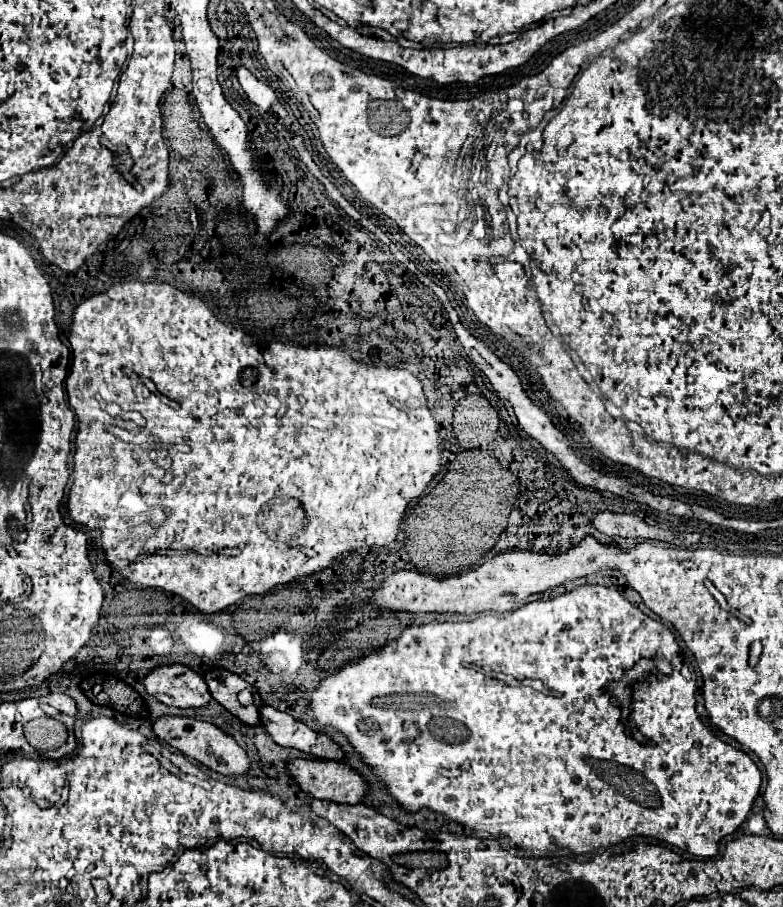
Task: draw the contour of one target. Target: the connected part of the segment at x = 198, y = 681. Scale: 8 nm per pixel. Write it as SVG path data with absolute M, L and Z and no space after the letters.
M184 664L154 668L146 676L144 686L148 694L168 706L200 708L212 700L204 676Z

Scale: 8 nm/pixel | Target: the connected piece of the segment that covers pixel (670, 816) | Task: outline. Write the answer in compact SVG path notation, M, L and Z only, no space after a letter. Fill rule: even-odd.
M582 586L582 588L576 588L572 592L558 596L554 600L548 600L548 602L536 600L536 602L524 604L522 608L508 612L504 616L497 617L494 614L486 614L482 618L476 618L469 622L432 622L426 626L416 626L416 628L404 630L398 640L390 642L380 652L366 656L358 664L346 664L338 674L322 678L320 686L310 694L310 708L312 708L312 714L314 714L318 724L334 726L336 730L340 730L342 734L348 736L348 742L362 754L364 762L370 764L378 772L378 776L386 782L388 792L404 808L408 808L412 812L426 806L430 810L442 812L450 820L464 824L466 828L486 830L490 834L508 836L514 846L528 848L528 850L534 850L534 848L556 850L562 846L562 848L568 848L576 854L582 854L582 852L588 852L588 850L598 848L598 846L618 844L620 840L626 840L630 836L650 836L650 838L658 838L666 844L672 844L676 848L688 850L694 856L706 858L706 856L714 856L718 852L718 842L724 836L732 834L746 820L746 816L754 804L754 798L760 790L762 774L746 752L720 740L696 714L696 708L694 708L694 704L696 704L694 702L696 676L692 682L680 674L682 666L680 660L682 658L677 653L677 650L680 650L677 644L674 632L670 628L666 628L662 622L646 616L642 610L632 606L620 592L616 592L612 588L604 588L604 586ZM552 644L564 644L564 682L560 682L560 686L552 686L552 684L556 684L552 680L558 680L558 676L552 674ZM642 656L648 656L648 658L658 656L672 660L672 673L669 676L665 674L660 674L658 678L649 676L646 680L636 682L632 689L632 704L629 707L628 724L630 724L630 728L640 732L644 738L648 738L652 742L652 748L638 744L624 730L624 726L616 726L618 714L614 712L614 708L618 708L618 702L614 698L610 698L610 694L606 692L606 684L620 678L624 670L629 669L632 664L636 664ZM524 678L542 680L550 692L544 694L544 692L538 692L530 686L518 686L517 683L524 682Z

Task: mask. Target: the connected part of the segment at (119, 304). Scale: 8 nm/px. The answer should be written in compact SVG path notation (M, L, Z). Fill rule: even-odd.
M126 280L122 284L112 286L110 290L102 292L102 294L90 296L74 312L68 342L72 348L72 366L70 366L70 374L65 380L65 390L70 408L74 410L76 418L78 418L78 436L76 436L76 454L74 454L74 484L72 484L70 496L68 496L68 512L74 522L84 524L86 528L92 530L94 548L96 550L106 548L104 554L110 564L112 564L112 558L130 562L128 566L122 562L122 568L118 568L118 572L122 576L126 576L128 580L138 582L142 586L154 586L154 588L162 588L166 592L178 594L178 596L186 598L188 602L192 602L200 612L208 612L208 614L222 612L224 608L228 608L230 604L236 604L244 596L262 594L280 584L288 584L302 576L310 576L310 574L330 566L336 556L348 554L352 550L360 550L364 546L382 548L382 546L390 544L396 538L398 524L406 512L406 506L410 504L410 500L416 500L424 494L426 486L430 484L430 480L442 466L436 422L428 412L422 384L414 374L410 374L408 370L402 370L402 368L366 366L366 364L354 360L352 356L342 354L334 346L312 344L312 346L304 348L304 346L296 346L290 342L278 341L266 346L256 344L242 330L236 330L234 326L220 322L214 316L214 312L200 298L184 294L182 290L178 290L174 286L146 286L140 282ZM138 376L150 378L156 384L158 392L177 401L178 406L176 408L168 406L160 400L158 394L144 392L142 382L138 382ZM148 400L154 400L154 404L158 404L158 408L154 408L154 412L162 412L162 416L158 416L158 420L162 420L162 428L170 428L170 440L182 440L182 444L186 444L190 448L188 454L177 453L173 457L170 471L174 478L168 484L162 484L160 478L150 478L150 474L148 474L148 472L160 472L160 466L150 460L150 446L148 444L136 446L136 444L120 440L104 426L104 418L102 418L108 414L102 410L100 402L120 404L124 410L138 412L140 408L146 408ZM234 546L241 550L237 556L220 556L220 554L214 554L210 558L202 556L202 554L212 554L222 548L234 548Z

